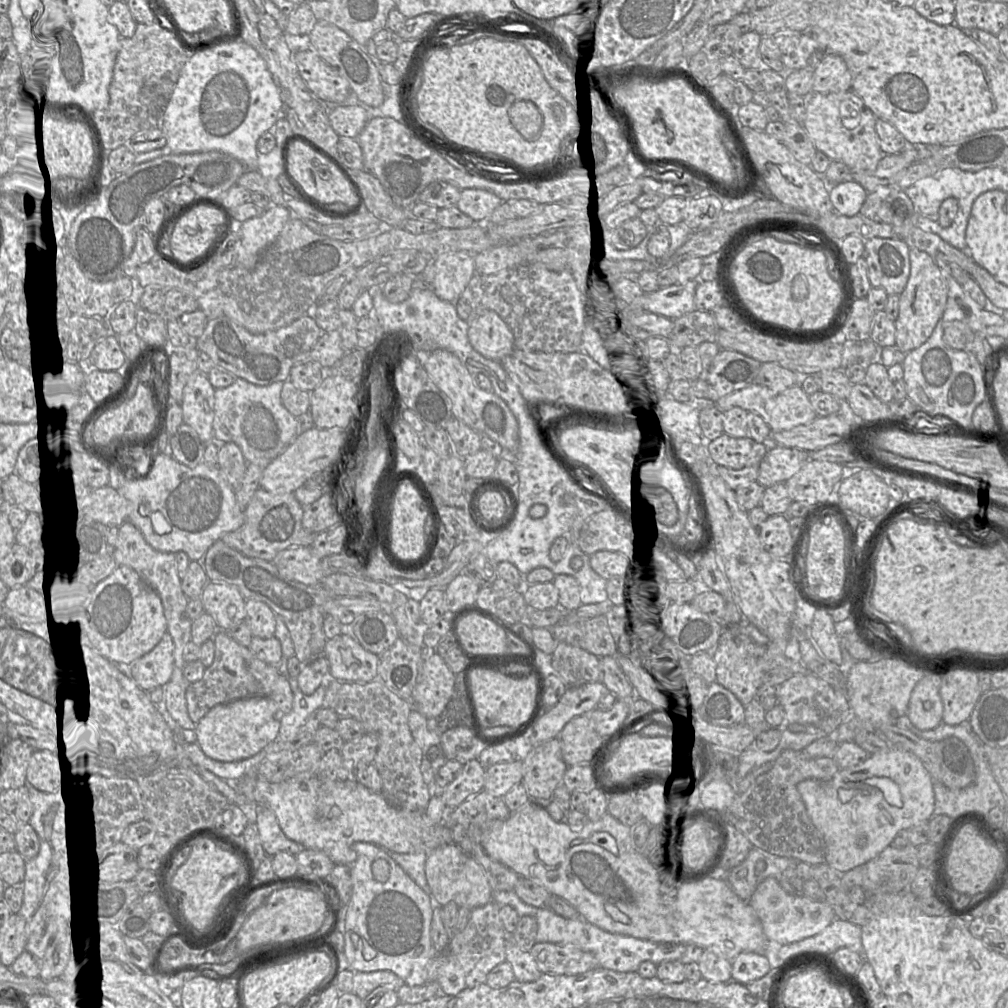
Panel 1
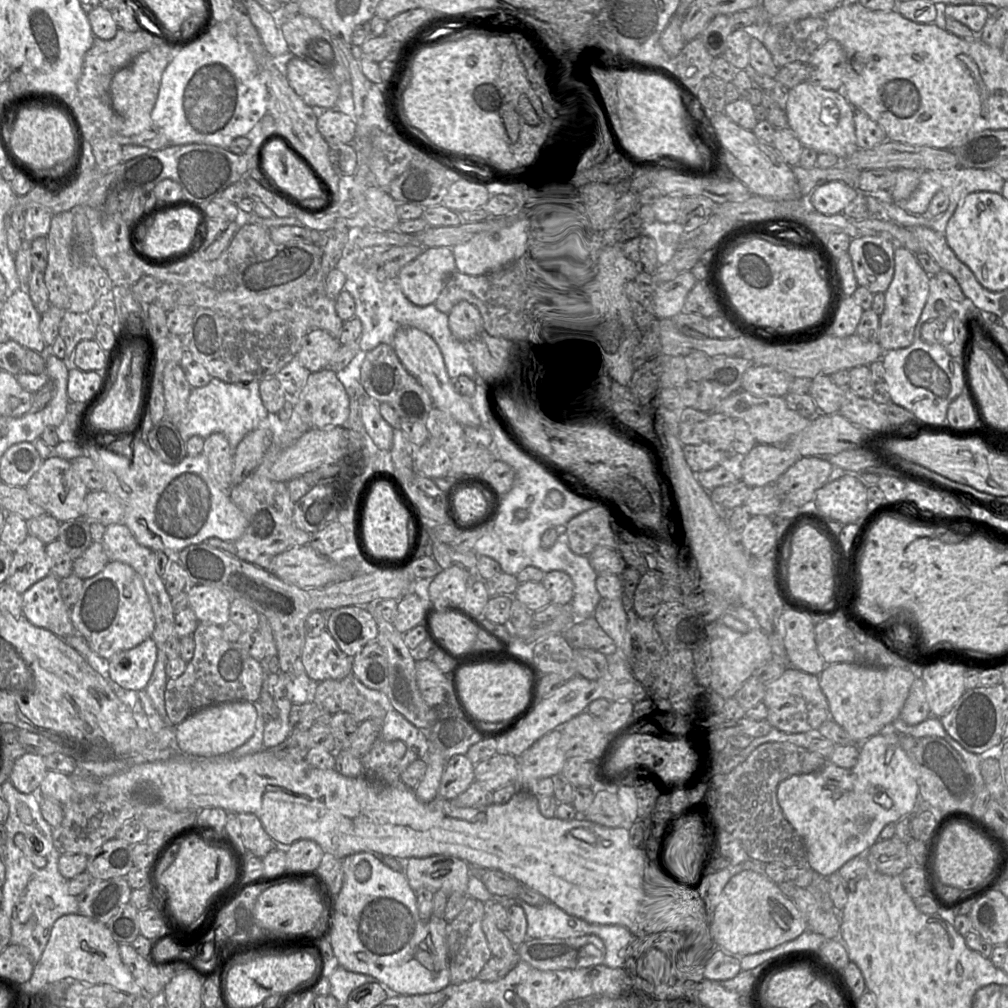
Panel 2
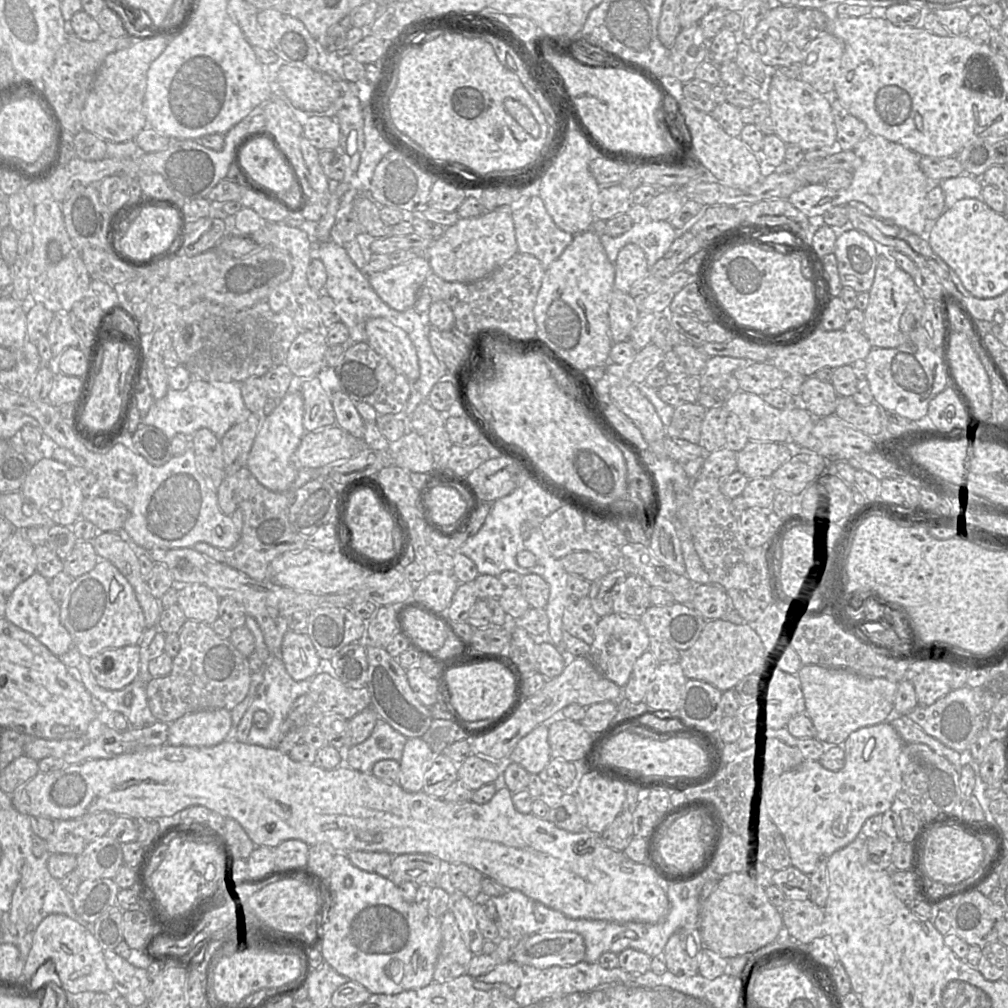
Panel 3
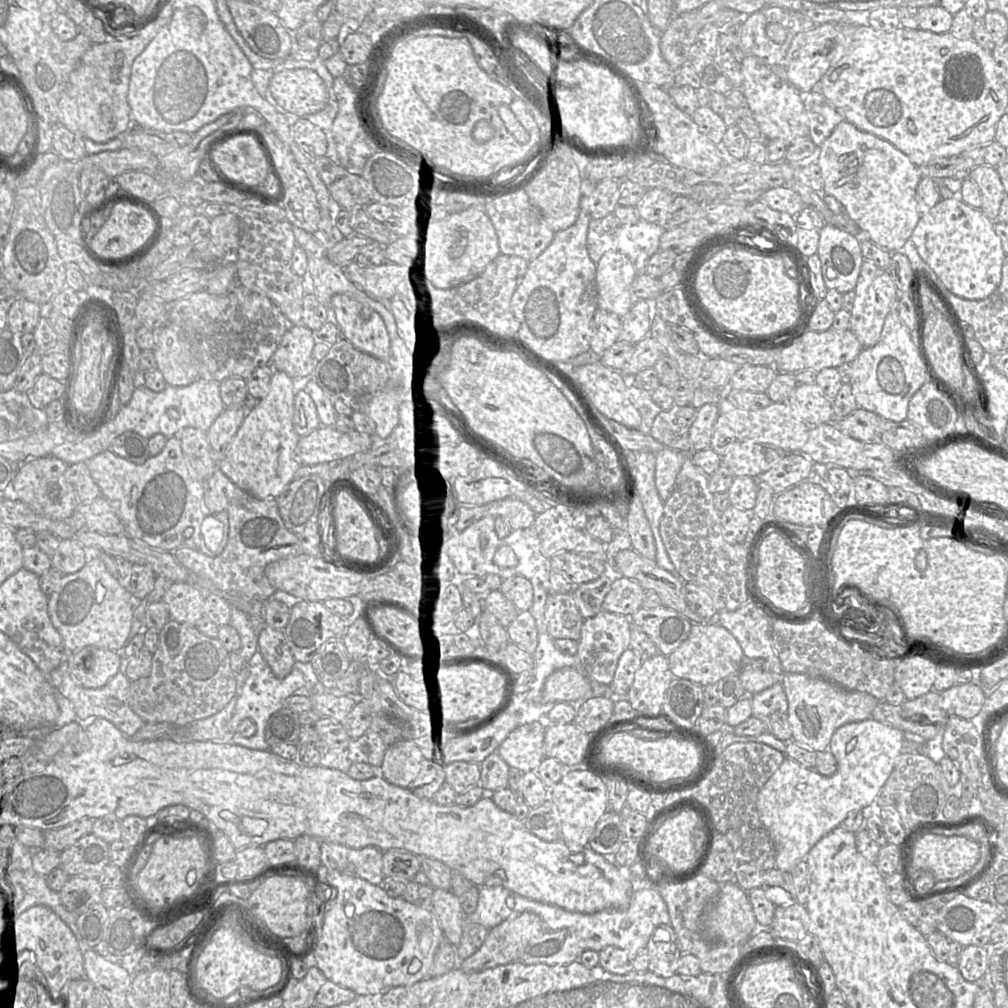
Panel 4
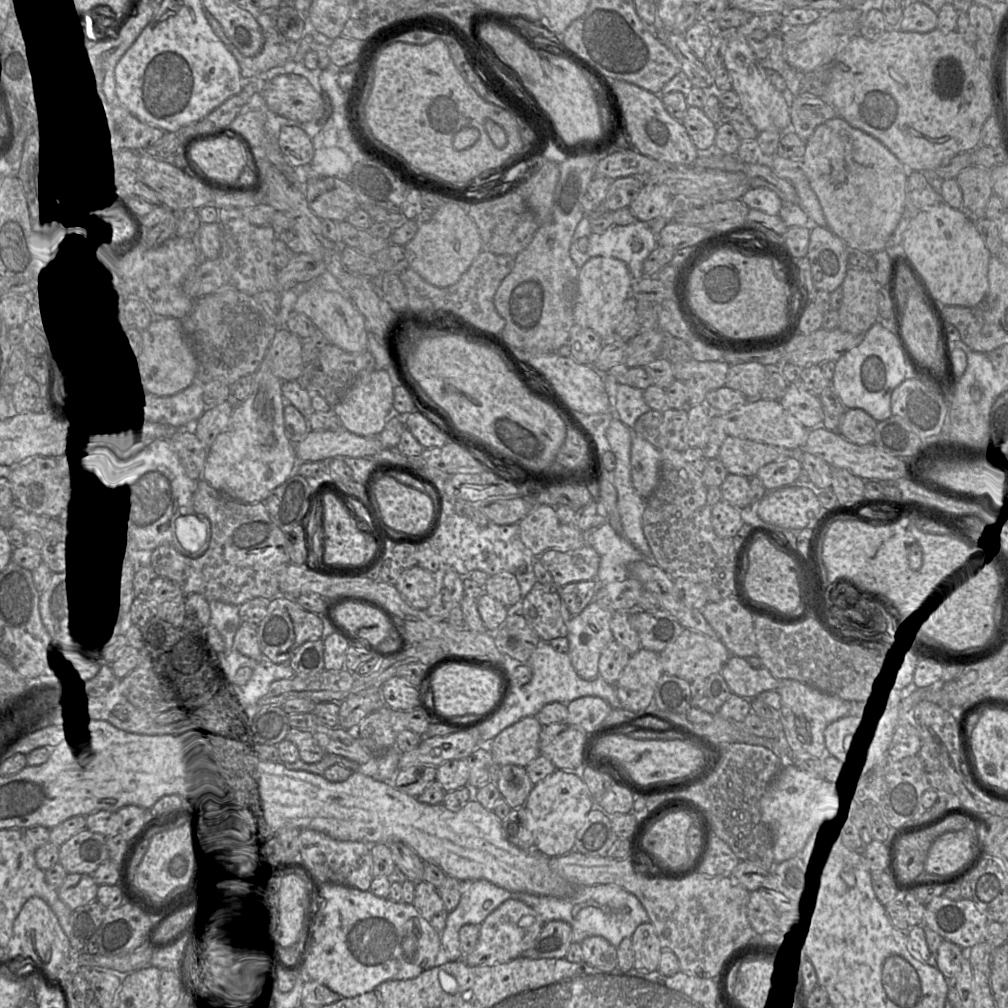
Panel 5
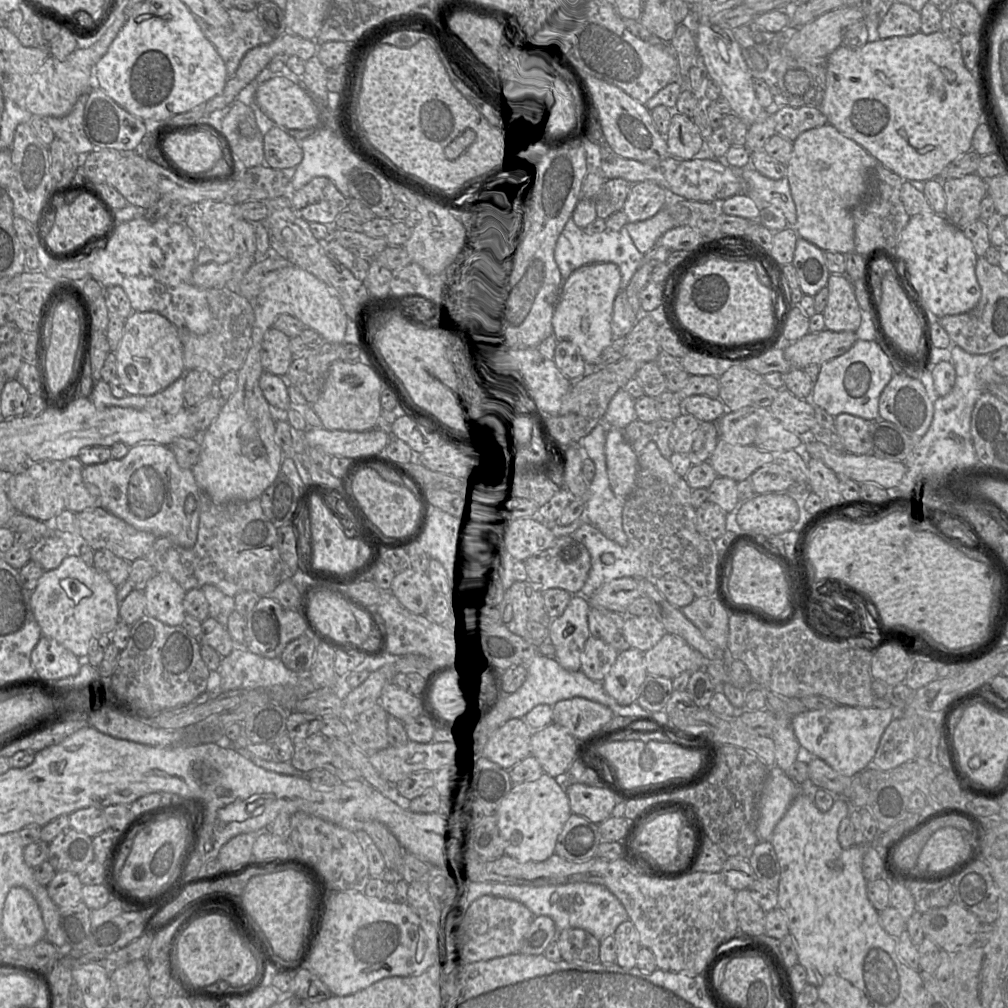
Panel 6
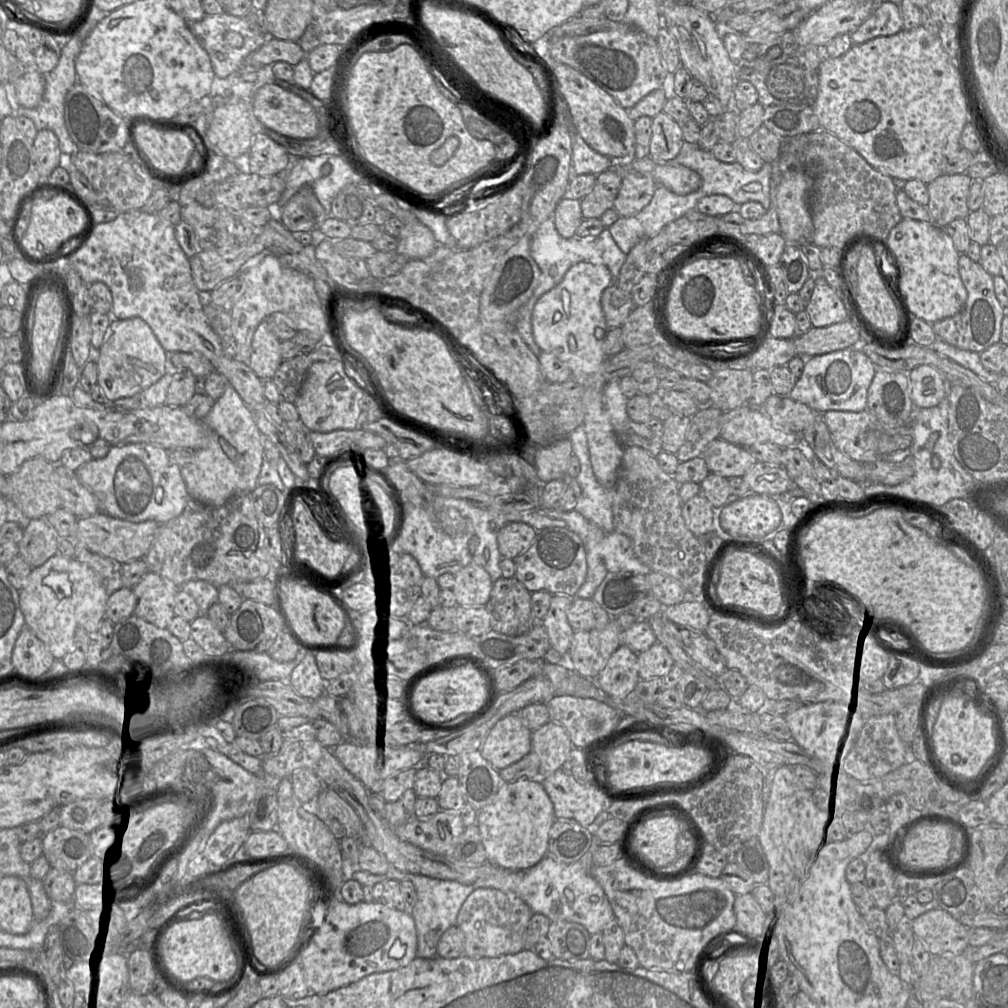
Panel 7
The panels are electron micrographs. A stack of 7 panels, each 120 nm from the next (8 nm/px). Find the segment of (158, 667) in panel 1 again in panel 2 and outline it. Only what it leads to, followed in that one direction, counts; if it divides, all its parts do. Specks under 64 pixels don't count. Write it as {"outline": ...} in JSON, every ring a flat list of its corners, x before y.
{"outline":[[151,638,146,639,139,645,114,653,107,659,108,674,110,679,126,690,144,690,151,678,157,661,158,648]]}

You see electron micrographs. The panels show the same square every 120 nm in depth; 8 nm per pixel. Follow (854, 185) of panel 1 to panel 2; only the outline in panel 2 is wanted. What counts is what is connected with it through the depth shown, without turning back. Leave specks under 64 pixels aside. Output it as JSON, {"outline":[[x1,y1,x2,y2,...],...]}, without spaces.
{"outline":[[831,181,816,187,808,196,814,210,825,215,842,213,844,208,858,195,852,185]]}

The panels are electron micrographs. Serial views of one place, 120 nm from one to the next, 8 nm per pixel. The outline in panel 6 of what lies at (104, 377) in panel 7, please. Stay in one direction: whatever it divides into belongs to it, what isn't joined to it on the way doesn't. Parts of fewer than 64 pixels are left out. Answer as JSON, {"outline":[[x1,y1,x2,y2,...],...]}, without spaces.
{"outline":[[133,312,125,322,117,349,112,353,116,358,117,378,127,395,154,395,183,377,186,372,180,331,155,312]]}

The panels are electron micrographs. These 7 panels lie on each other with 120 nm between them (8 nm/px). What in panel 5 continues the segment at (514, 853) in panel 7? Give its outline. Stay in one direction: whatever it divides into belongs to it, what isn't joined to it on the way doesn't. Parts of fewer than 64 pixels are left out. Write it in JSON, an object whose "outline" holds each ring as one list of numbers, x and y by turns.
{"outline":[[556,769,533,786,524,804,529,811,529,829,533,834,535,848,550,858,571,852,577,832,595,806,595,800,580,777]]}

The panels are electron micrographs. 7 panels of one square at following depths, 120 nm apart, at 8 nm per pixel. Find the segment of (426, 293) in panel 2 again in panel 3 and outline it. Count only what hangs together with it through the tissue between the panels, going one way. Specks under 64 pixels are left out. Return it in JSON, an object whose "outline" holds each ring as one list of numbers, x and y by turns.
{"outline":[[426,255,367,275,372,288,390,307,404,311,414,307,419,290,432,272]]}

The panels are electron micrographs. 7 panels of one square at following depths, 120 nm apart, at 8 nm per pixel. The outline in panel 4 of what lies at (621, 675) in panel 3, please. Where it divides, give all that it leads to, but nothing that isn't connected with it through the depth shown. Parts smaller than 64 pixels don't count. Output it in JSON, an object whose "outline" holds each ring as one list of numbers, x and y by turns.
{"outline":[[601,610,595,616,586,618,582,625,581,635,578,643,576,656,578,657,586,676,600,686,610,686,617,668,617,664,622,653,630,648,631,619,628,616]]}

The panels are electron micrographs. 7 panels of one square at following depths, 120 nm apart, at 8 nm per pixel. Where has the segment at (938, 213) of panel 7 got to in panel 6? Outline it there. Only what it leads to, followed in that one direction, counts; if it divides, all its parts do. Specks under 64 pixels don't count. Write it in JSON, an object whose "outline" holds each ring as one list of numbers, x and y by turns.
{"outline":[[977,173,942,181,946,196,943,215,955,226,964,228,980,218,980,203,987,194,986,180]]}

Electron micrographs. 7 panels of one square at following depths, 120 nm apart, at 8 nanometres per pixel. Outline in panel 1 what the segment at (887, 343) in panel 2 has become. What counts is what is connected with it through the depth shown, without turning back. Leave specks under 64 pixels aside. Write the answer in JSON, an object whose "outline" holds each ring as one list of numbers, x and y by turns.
{"outline":[[910,248,909,262,909,278,899,295,899,314,894,321,895,347,902,353,918,348,928,340,943,316,948,298,946,279,932,256,916,248]]}

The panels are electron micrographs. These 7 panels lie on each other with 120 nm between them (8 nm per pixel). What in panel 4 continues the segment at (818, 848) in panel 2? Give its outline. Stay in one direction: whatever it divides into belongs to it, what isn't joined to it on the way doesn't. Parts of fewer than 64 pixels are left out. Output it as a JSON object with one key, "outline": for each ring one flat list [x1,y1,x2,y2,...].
{"outline":[[869,718,845,724,834,732,827,750,838,762,838,770,832,776,823,776,786,757,759,789,756,798,759,819,775,847,776,868,790,872,821,838,839,827,850,812,871,806,899,756,903,752,920,753,926,741,919,735]]}

